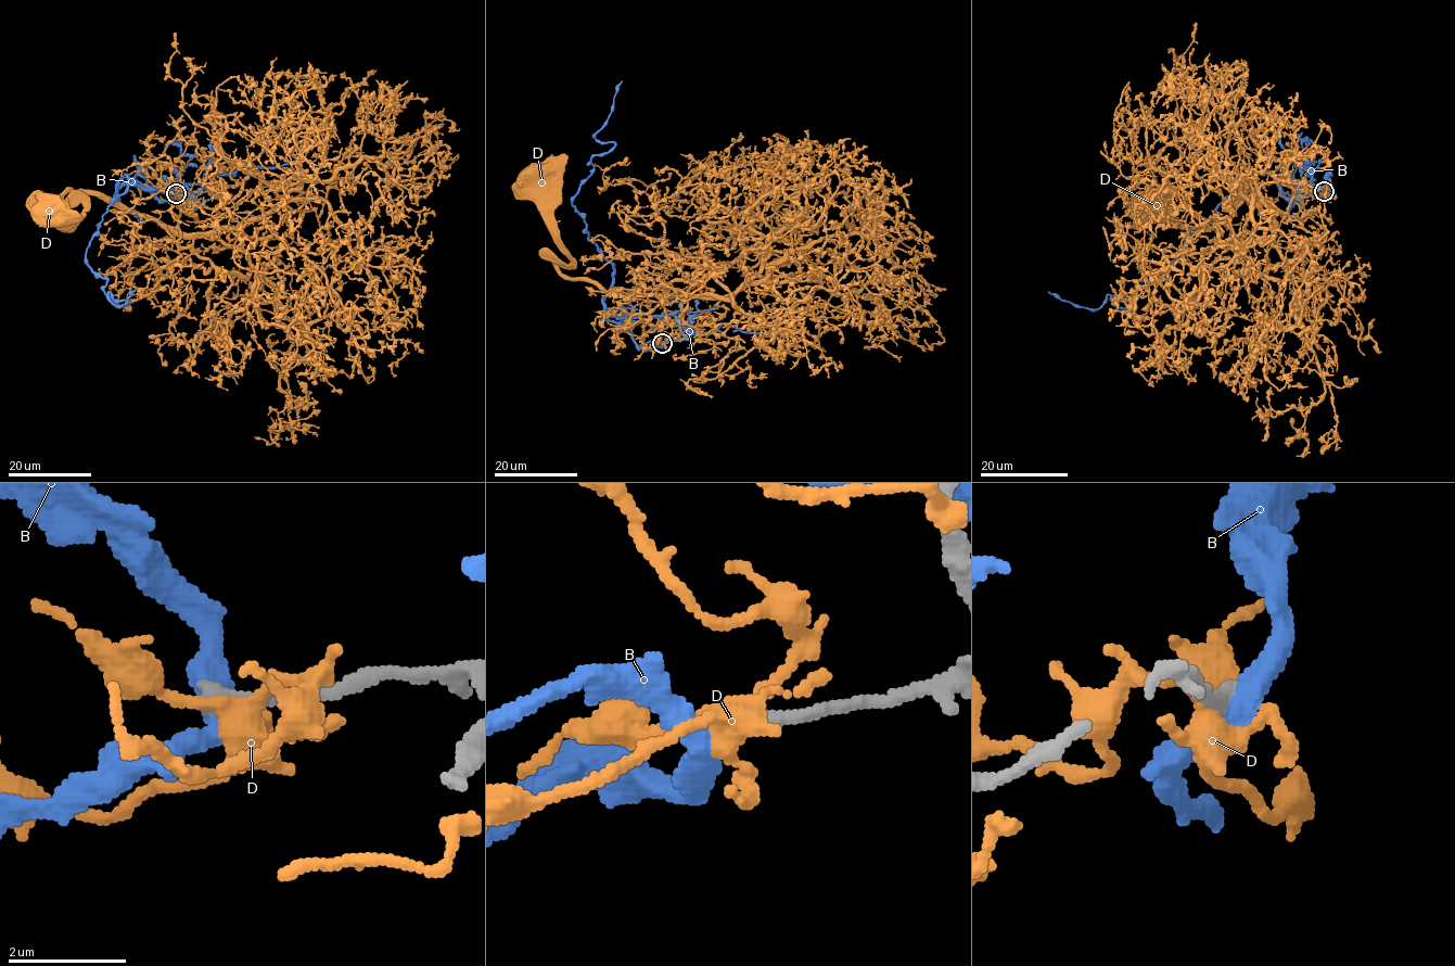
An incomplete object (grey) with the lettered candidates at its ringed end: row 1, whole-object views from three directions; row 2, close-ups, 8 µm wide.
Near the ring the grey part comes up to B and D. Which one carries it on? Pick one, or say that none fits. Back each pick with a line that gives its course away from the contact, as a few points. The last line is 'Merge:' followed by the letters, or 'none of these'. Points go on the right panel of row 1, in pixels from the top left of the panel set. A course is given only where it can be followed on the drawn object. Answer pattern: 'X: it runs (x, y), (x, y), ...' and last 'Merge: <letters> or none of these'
Merge: none of these

